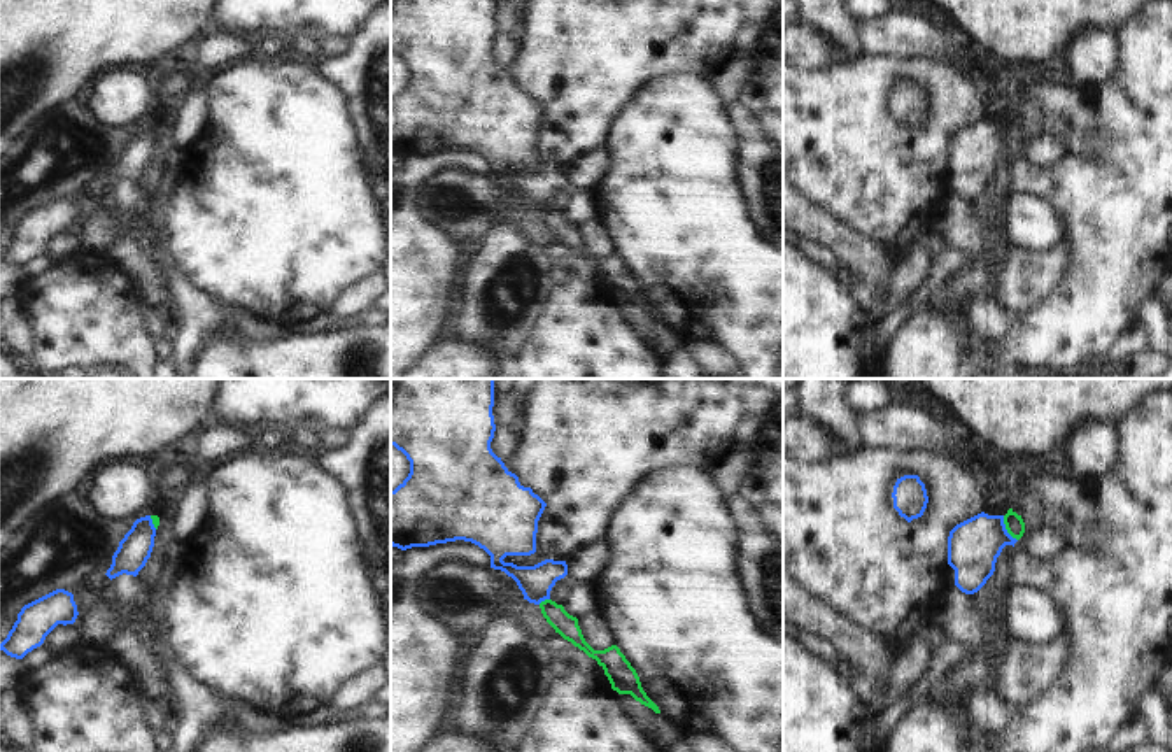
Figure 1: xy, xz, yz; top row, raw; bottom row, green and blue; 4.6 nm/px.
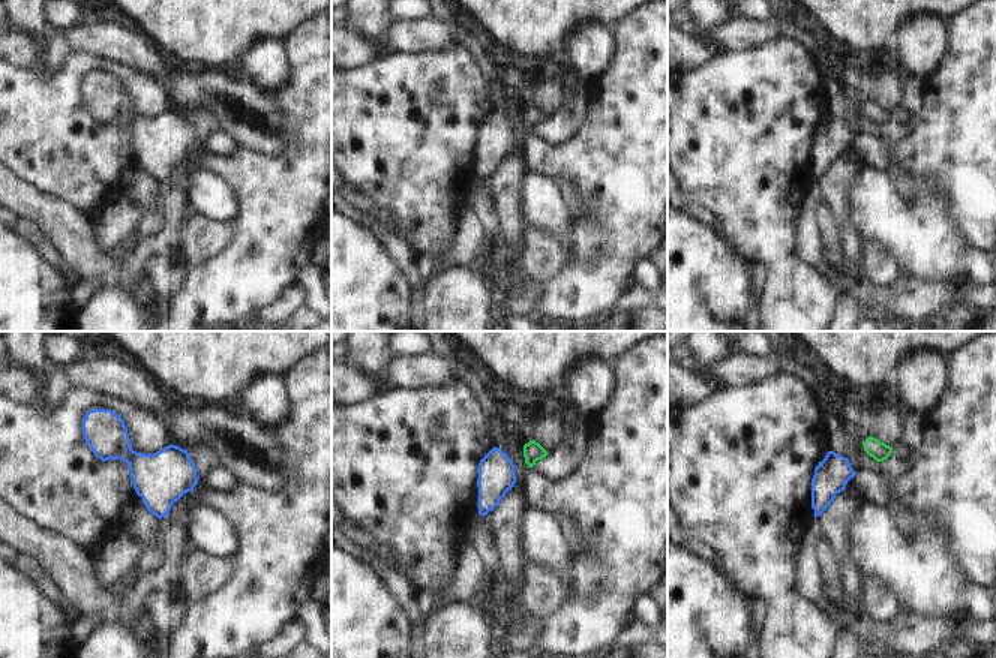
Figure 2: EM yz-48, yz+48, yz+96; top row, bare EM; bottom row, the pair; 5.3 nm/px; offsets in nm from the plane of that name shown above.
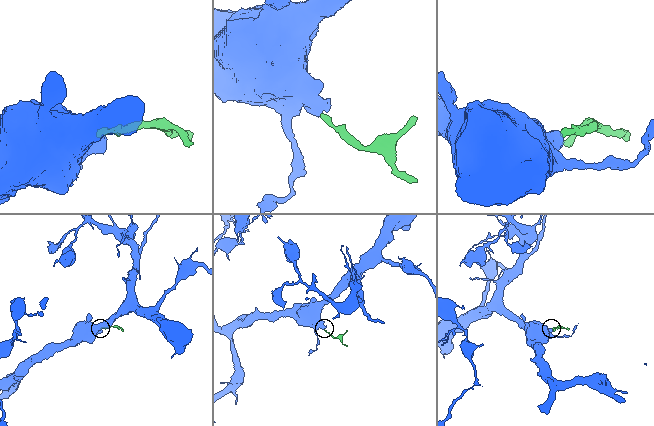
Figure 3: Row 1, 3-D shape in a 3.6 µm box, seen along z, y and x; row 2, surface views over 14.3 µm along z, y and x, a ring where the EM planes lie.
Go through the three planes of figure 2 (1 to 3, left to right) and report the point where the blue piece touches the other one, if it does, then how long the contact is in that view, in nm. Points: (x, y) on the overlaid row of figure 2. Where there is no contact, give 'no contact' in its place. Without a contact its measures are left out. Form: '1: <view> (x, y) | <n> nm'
1: no contact
2: no contact
3: no contact

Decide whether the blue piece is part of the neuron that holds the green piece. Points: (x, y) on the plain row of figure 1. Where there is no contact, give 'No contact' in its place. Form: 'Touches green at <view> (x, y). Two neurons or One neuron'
Touches green at yz (1006, 135). One neuron

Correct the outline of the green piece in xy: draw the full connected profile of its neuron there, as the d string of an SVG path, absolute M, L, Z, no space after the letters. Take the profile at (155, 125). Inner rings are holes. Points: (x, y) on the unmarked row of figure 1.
M145 123L133 130L131 137L119 149L119 154L112 163L112 172L105 181L110 188L123 181L138 182L151 165L158 133L158 123Z

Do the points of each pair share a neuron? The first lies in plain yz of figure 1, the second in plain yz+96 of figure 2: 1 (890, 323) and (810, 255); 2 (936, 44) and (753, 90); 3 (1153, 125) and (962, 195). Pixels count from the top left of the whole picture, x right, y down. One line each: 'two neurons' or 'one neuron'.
1: one neuron
2: two neurons
3: one neuron

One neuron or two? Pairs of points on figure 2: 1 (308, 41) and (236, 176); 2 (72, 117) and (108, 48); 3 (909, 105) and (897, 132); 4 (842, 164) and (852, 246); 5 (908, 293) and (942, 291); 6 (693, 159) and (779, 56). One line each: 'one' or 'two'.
1: one
2: two
3: one
4: one
5: one
6: one

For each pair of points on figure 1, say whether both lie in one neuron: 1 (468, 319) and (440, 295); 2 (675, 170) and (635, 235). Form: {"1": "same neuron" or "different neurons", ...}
{"1": "different neurons", "2": "same neuron"}

